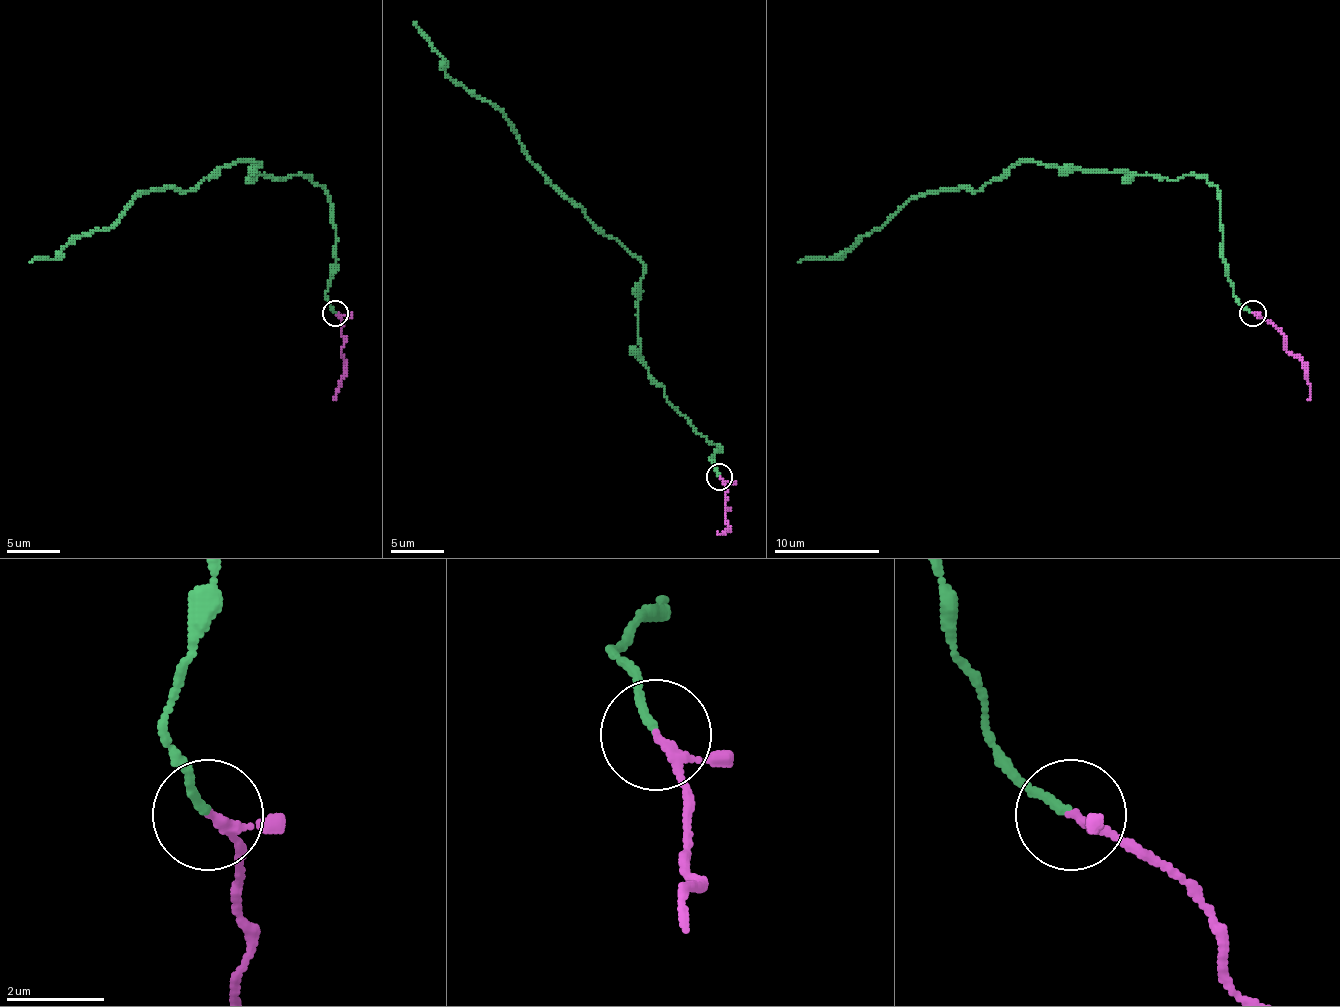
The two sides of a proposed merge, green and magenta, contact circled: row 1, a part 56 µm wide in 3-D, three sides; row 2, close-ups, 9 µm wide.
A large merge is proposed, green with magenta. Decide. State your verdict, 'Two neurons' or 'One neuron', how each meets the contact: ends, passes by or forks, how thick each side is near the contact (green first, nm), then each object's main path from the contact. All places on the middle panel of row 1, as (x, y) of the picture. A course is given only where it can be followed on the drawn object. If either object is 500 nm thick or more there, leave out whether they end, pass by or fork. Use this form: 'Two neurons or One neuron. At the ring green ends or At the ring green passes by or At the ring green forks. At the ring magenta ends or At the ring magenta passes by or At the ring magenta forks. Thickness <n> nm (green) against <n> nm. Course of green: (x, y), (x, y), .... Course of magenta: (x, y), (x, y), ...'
One neuron. At the ring green ends. At the ring magenta passes by. Thickness 160 nm (green) against 140 nm. Course of green: (720, 476), (709, 457), (720, 447), (640, 354), (640, 262), (572, 204), (493, 104), (445, 72), (414, 22). Course of magenta: (720, 476), (730, 526), (722, 534), (717, 531)

